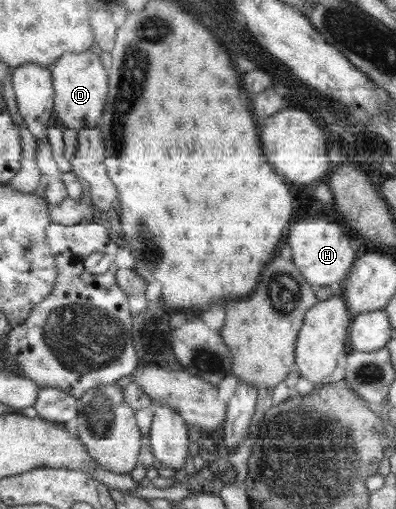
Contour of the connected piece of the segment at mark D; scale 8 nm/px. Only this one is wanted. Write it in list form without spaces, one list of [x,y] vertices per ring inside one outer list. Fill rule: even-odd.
[[[92,48],[81,53],[65,53],[59,60],[51,66],[54,77],[54,110],[58,114],[58,122],[64,127],[69,127],[80,131],[81,129],[94,129],[101,126],[107,98],[109,98],[109,74],[103,68],[100,60],[100,51]]]

